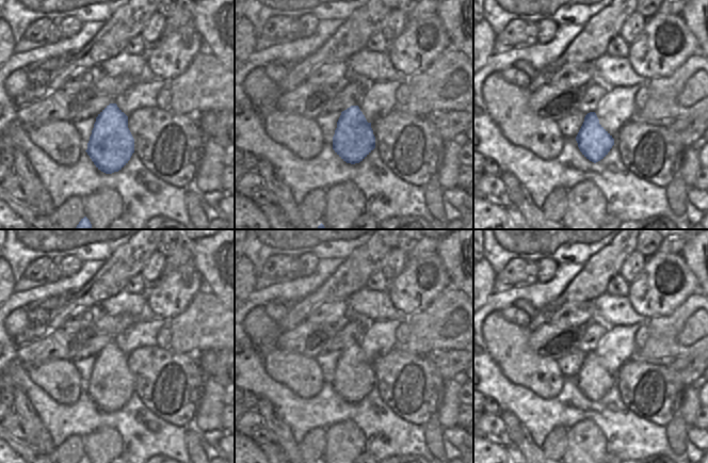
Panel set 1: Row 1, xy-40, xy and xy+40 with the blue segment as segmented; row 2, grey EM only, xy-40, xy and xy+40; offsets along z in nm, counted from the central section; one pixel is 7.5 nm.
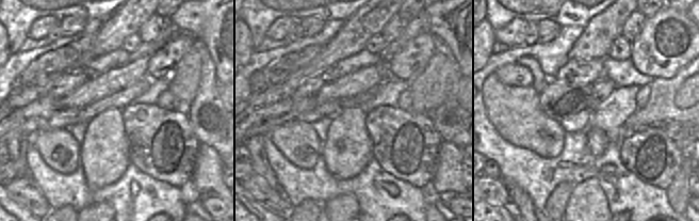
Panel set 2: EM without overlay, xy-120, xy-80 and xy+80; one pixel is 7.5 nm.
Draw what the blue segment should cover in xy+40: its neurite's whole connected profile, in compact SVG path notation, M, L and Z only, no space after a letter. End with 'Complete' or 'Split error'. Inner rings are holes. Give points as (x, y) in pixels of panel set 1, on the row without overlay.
M595 351L585 354L576 380L582 394L594 402L604 398L614 384L614 378L599 363Z. Complete.

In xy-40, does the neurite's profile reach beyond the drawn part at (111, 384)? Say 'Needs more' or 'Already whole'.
Already whole.

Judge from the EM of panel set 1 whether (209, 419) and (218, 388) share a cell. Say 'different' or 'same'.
same

